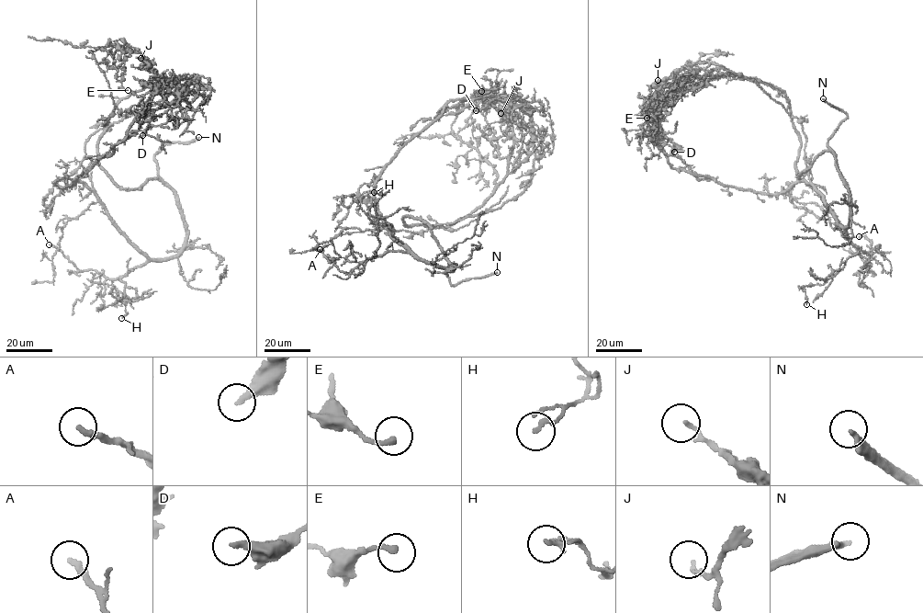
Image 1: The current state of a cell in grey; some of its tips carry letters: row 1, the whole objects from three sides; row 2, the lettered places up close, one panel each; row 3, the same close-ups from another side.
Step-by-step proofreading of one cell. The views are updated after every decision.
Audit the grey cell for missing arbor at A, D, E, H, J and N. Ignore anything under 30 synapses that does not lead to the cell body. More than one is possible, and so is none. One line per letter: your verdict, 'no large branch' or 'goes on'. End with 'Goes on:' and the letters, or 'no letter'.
A: no large branch
D: no large branch
E: no large branch
H: no large branch
J: no large branch
N: goes on
Goes on: N

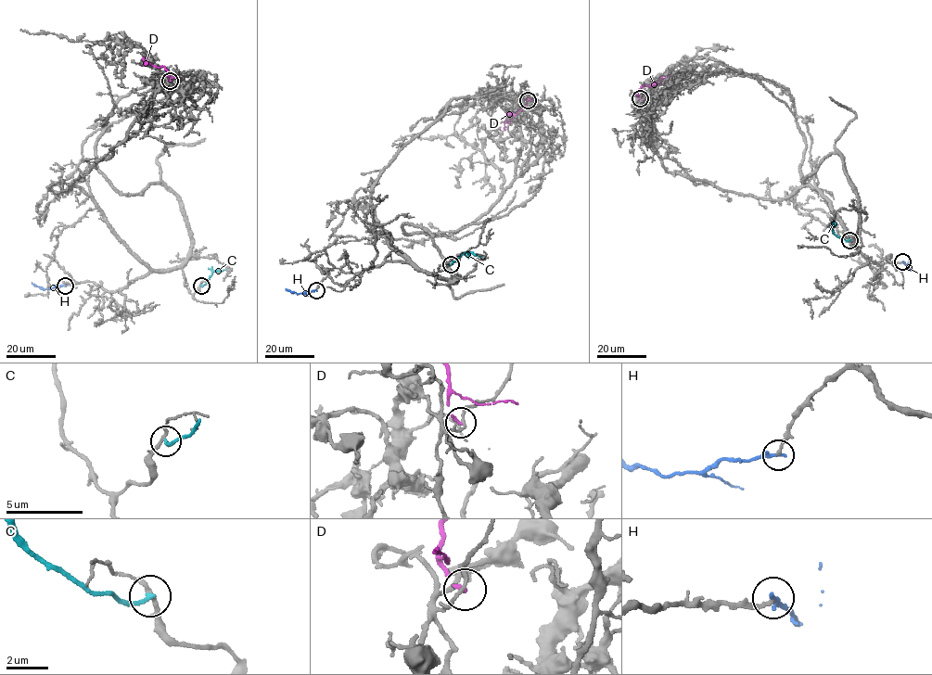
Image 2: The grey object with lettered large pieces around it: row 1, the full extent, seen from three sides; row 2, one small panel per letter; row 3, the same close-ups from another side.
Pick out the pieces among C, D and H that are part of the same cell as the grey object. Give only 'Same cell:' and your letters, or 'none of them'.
Same cell: none of them

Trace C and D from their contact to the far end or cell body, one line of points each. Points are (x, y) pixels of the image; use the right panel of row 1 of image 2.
C: (849, 240), (841, 239), (835, 234), (831, 226), (832, 222)
D: (640, 99), (637, 90), (669, 75)

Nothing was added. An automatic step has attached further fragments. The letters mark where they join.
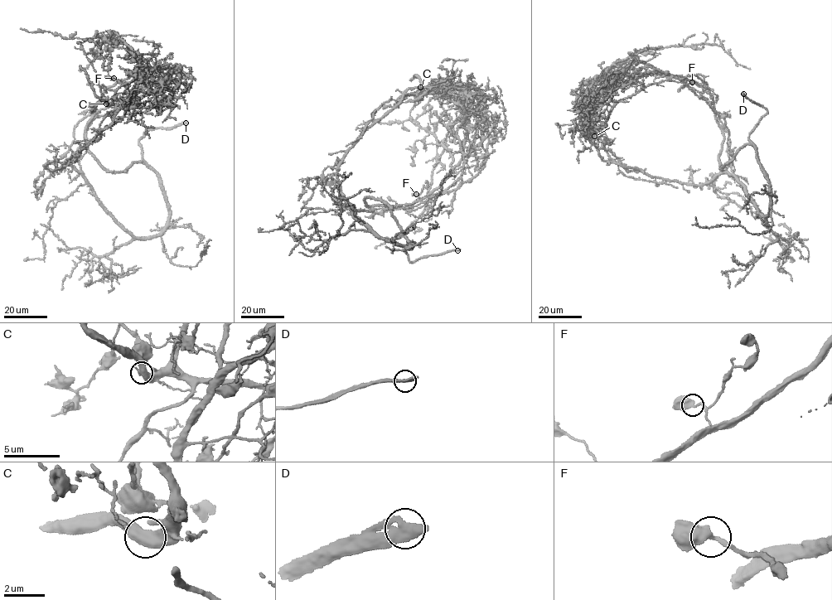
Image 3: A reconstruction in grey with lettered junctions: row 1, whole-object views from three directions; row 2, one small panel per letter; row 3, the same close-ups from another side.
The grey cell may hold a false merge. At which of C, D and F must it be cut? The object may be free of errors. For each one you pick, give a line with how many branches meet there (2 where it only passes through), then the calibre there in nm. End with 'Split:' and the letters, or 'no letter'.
C: 2 | 550 nm
Split: C

